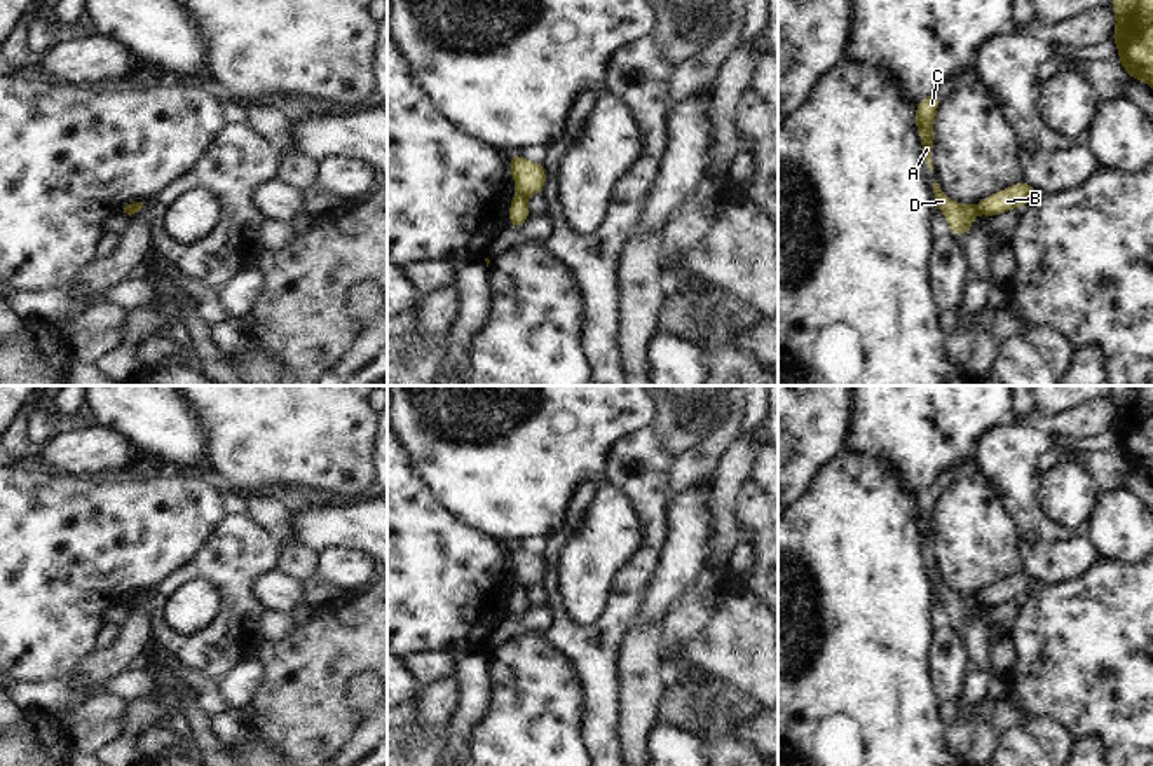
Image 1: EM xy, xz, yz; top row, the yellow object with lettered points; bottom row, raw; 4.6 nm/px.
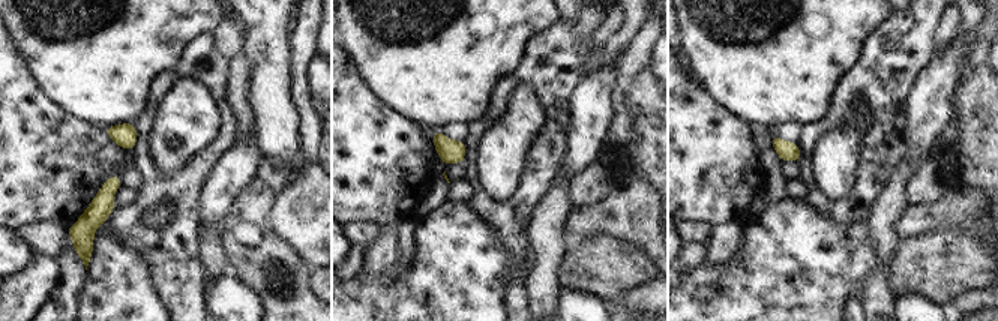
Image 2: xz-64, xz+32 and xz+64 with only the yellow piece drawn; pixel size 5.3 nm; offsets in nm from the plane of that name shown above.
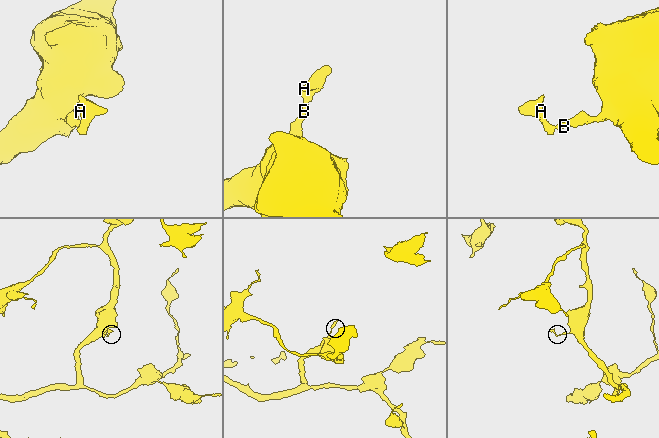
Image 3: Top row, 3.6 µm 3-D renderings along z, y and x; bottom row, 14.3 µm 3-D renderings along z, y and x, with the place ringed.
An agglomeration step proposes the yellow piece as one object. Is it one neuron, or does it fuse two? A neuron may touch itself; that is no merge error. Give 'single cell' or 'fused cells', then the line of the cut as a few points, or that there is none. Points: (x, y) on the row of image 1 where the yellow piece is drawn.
fused cells | xz (517, 192), (524, 198)

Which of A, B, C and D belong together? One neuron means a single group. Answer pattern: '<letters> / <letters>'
A C D / B

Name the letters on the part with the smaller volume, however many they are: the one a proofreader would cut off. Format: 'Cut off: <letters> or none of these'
Cut off: A, C, D

